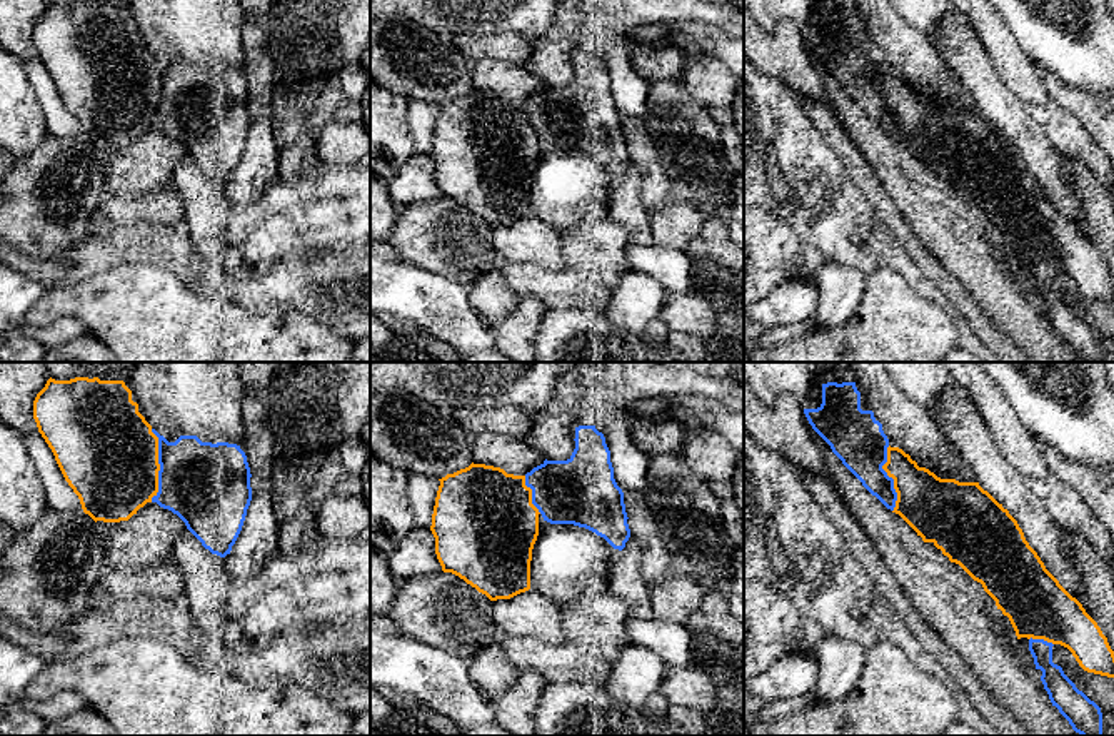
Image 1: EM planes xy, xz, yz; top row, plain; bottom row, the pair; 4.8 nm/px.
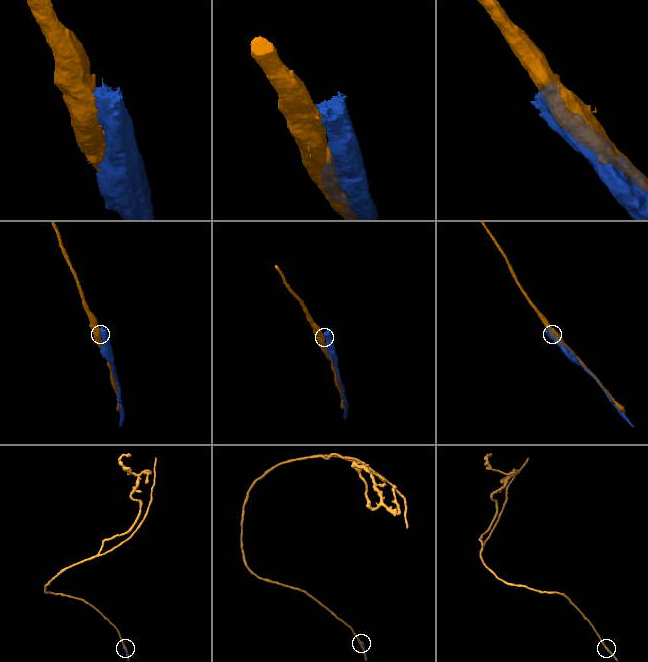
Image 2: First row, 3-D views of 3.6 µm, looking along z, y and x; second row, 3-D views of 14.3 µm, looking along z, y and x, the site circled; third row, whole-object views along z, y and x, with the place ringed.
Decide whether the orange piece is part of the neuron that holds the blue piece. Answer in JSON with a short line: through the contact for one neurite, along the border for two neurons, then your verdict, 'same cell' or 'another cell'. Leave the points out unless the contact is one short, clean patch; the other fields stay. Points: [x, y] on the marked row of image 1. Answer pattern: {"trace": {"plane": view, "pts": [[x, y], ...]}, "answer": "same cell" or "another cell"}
{"answer": "another cell"}

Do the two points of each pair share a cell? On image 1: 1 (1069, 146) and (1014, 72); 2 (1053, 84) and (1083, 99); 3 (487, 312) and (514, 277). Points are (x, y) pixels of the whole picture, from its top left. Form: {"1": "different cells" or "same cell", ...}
{"1": "same cell", "2": "same cell", "3": "different cells"}

